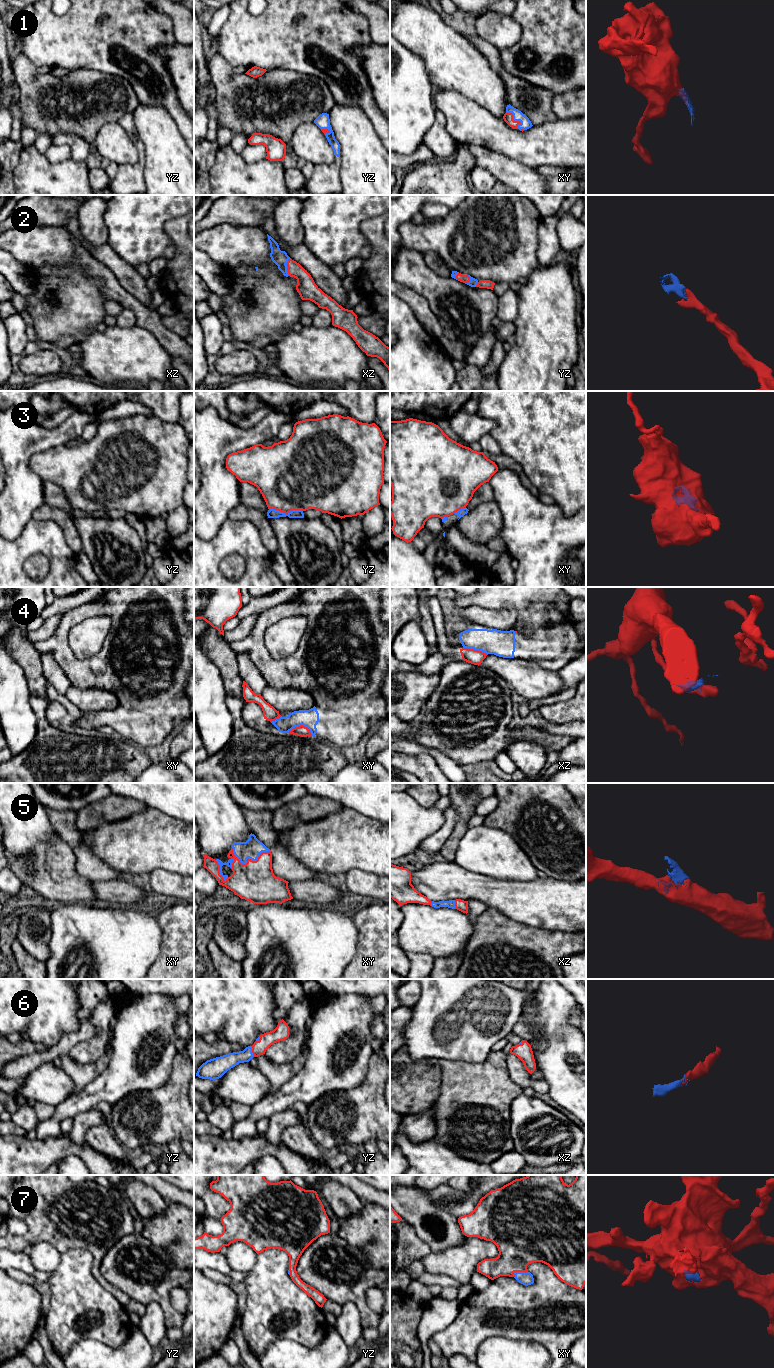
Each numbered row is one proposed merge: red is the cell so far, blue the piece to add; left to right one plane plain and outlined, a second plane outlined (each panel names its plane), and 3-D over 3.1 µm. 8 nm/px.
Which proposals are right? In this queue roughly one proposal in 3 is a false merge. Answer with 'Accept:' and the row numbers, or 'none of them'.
Accept: 1, 2, 5, 6, 7

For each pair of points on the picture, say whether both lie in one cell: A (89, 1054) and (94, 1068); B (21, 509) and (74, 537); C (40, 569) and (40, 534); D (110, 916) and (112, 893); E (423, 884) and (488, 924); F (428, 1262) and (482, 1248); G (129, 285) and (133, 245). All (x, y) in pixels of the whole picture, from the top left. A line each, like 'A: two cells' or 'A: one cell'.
A: two cells
B: two cells
C: two cells
D: two cells
E: two cells
F: one cell
G: two cells

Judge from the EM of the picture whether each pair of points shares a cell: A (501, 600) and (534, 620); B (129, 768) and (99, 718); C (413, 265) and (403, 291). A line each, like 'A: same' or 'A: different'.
A: same
B: different
C: different

